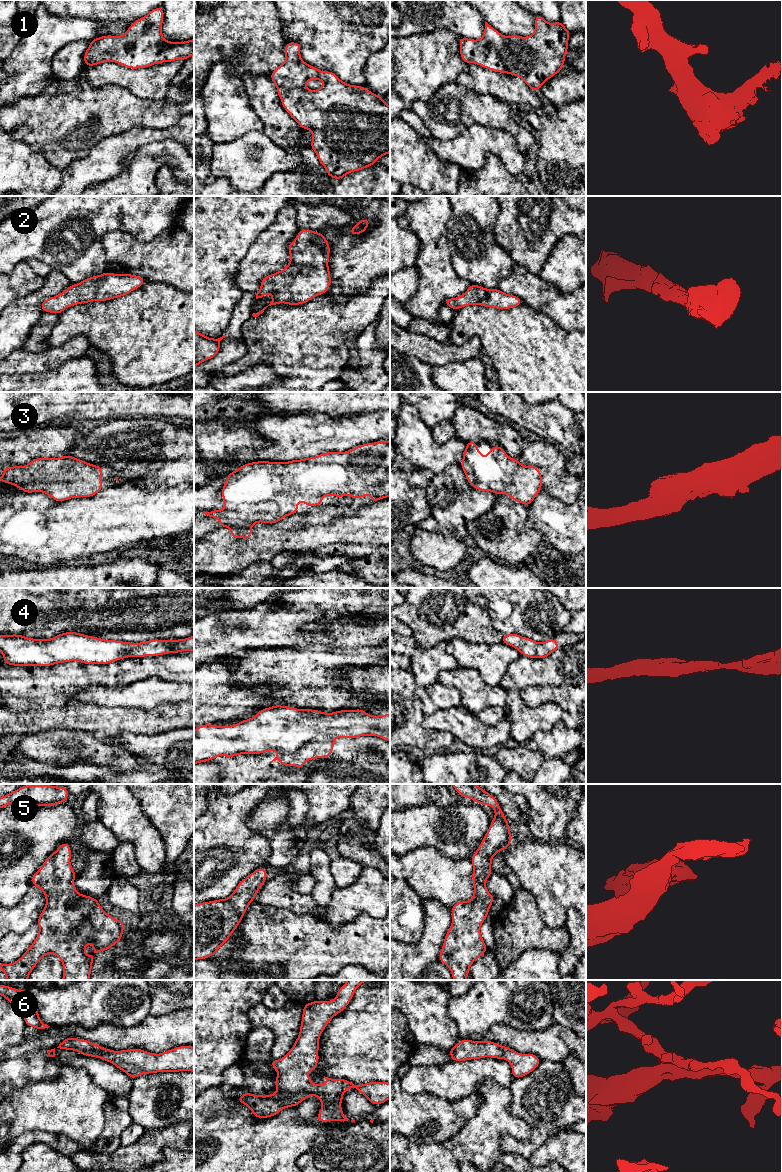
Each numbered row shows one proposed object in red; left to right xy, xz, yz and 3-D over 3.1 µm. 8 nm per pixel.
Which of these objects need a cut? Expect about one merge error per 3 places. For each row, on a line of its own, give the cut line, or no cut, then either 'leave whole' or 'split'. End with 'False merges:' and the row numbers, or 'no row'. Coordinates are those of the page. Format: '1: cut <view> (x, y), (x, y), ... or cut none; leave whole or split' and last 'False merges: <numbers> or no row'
1: cut none; leave whole
2: cut none; leave whole
3: cut none; leave whole
4: cut xz (334, 736), (319, 734), (294, 751), (278, 752); split
5: cut none; leave whole
6: cut none; leave whole
False merges: 4

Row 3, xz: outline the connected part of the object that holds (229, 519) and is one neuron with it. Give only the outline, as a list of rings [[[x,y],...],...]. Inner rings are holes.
[[[380,440],[374,443],[366,443],[359,445],[349,451],[345,452],[327,452],[322,453],[315,457],[300,459],[300,460],[291,460],[288,462],[271,462],[271,461],[257,461],[251,462],[242,465],[237,470],[231,472],[226,477],[226,482],[222,487],[222,499],[224,501],[224,508],[220,511],[211,510],[209,512],[203,512],[203,514],[208,515],[209,517],[219,519],[219,525],[221,527],[226,527],[231,530],[231,537],[234,539],[242,538],[249,539],[253,536],[251,532],[252,526],[257,522],[274,524],[281,521],[284,517],[289,516],[291,514],[298,513],[298,501],[302,501],[305,505],[313,507],[322,504],[322,498],[324,496],[337,496],[337,497],[346,497],[347,494],[350,494],[351,499],[358,499],[361,497],[366,497],[367,495],[371,495],[370,502],[374,503],[380,499],[384,499],[390,497],[390,441]]]

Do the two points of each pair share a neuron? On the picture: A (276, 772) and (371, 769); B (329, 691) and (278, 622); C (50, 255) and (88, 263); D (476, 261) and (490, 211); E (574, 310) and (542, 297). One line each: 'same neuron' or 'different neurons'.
A: different neurons
B: different neurons
C: same neuron
D: same neuron
E: same neuron

